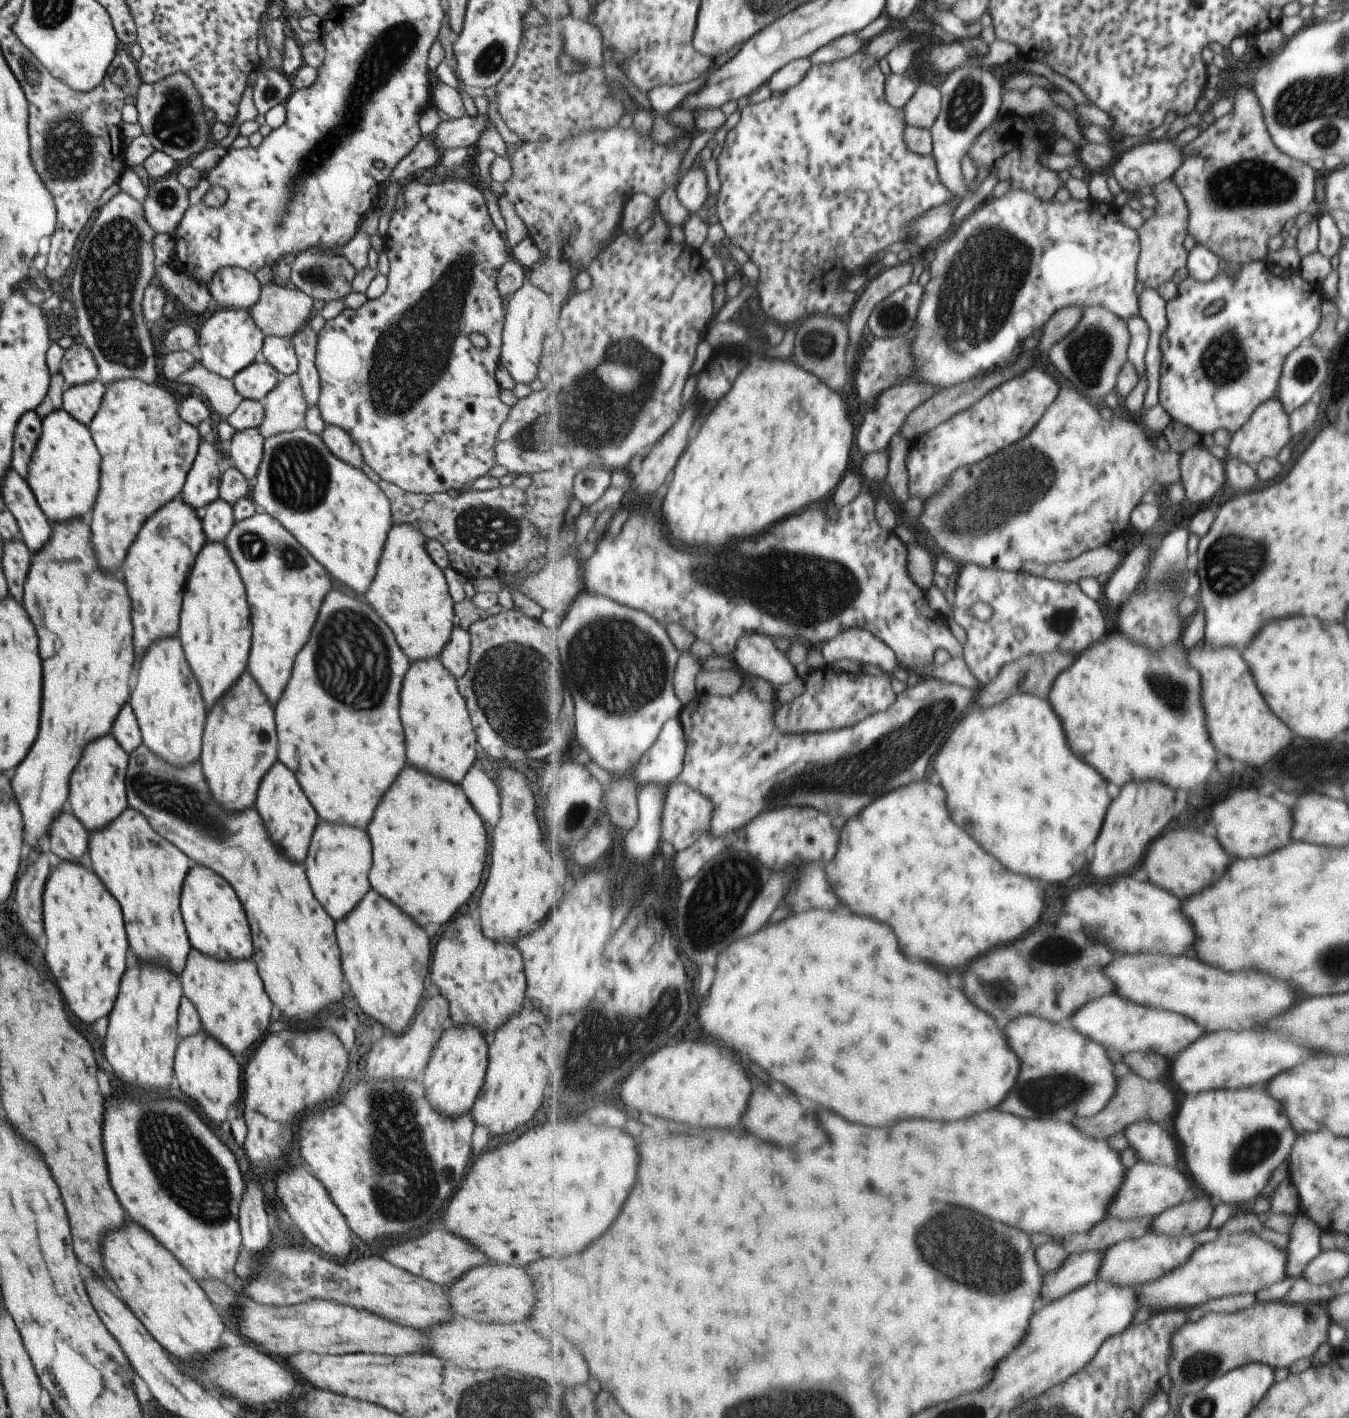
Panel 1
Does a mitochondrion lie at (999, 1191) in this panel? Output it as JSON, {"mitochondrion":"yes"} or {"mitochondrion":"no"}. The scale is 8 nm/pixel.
{"mitochondrion":"no"}

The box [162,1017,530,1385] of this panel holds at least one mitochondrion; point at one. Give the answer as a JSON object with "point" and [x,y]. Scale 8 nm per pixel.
{"point":[400,1197]}

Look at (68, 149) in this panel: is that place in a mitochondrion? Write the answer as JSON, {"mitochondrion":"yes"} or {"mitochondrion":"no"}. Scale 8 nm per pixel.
{"mitochondrion":"yes"}

